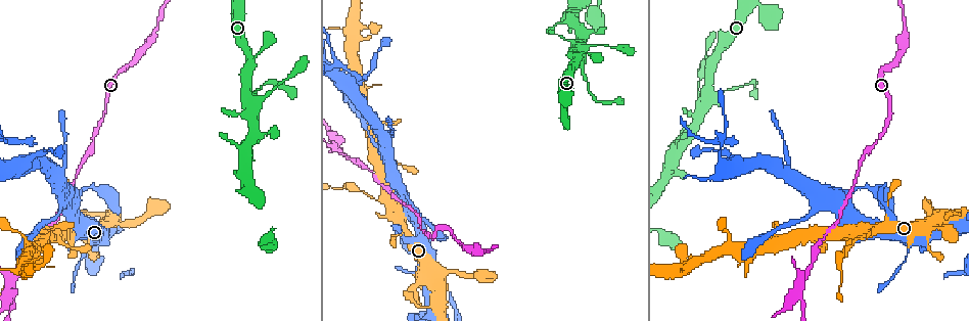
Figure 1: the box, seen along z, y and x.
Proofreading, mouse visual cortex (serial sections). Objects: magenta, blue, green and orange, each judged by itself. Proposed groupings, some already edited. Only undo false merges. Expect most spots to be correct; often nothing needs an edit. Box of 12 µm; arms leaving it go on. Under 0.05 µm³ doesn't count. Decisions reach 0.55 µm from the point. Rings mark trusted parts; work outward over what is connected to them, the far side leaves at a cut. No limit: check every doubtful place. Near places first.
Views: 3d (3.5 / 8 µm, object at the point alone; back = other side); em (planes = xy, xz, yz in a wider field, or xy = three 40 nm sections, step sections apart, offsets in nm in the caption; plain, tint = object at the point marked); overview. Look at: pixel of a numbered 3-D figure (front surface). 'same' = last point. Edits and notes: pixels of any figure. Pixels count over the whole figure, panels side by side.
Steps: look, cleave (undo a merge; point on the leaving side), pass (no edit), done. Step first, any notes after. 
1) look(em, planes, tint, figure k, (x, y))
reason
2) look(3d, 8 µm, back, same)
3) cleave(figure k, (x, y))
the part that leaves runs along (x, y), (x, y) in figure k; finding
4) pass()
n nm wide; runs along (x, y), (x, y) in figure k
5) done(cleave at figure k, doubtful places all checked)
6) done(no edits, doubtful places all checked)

look(3d, 3.5 µm, back, figure 1, (583, 47))
four arms meet

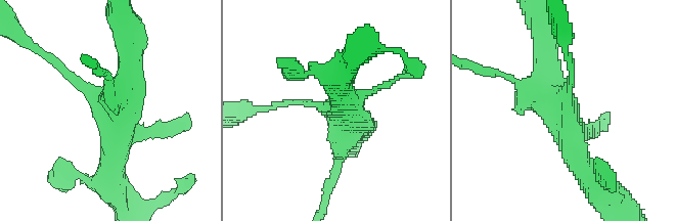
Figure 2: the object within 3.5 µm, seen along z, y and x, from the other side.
look(em, xy, step 2, tint, figure 2, (101, 101))
now the EM

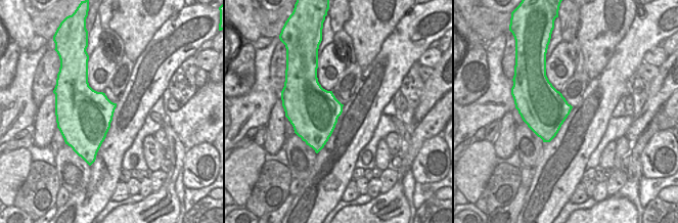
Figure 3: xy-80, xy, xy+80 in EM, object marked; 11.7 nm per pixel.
look(em, xy, step 5, tint, same)
another direction

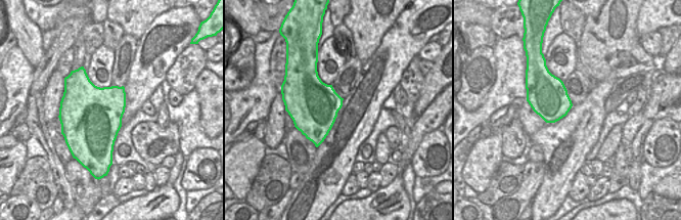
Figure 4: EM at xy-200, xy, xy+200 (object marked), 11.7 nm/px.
pass()
500 nm wide; runs along (544, 37), (551, 99), (583, 166) in figure 2; one cell here

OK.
look(3d, 8 µm, figure 1, (69, 231))

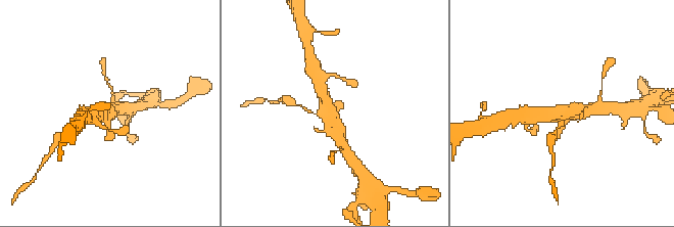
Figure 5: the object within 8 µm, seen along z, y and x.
look(em, planes, tint, figure 5, (332, 119))

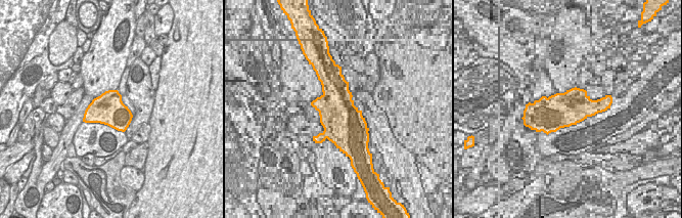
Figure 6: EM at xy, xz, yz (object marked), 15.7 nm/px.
pass()
runs along (342, 142), (322, 91) in figure 5; continuous, no second cell

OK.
look(3d, 8 µm, figure 1, (844, 248))
thick turns thin

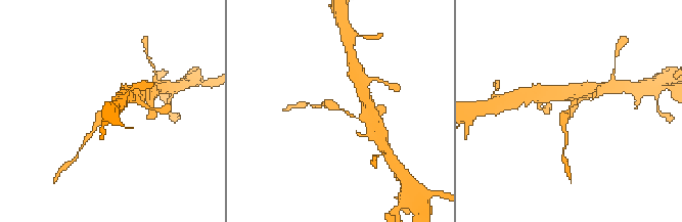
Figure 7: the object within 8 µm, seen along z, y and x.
look(em, xy, step 3, tint, figure 7, (343, 110))

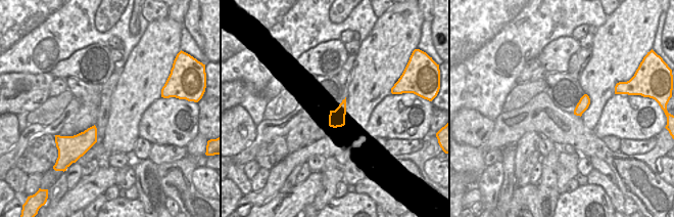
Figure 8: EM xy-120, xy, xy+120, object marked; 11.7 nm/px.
cleave(figure 7, (334, 106))
arms of 200, 300 nm; the part that leaves runs along (348, 114), (330, 103), (322, 104) in figure 7; two cells meet here

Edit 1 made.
look(3d, 8 µm, figure 1, (345, 158))
arms part here

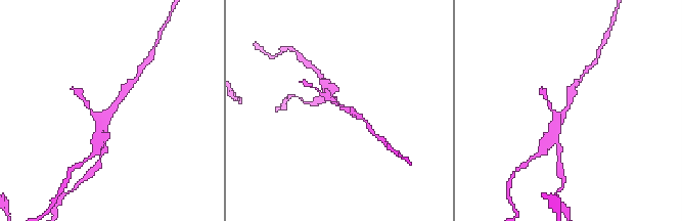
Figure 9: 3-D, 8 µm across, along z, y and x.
look(em, planes, tint, figure 9, (108, 111))
3 arms; arms of 150, 250, 250 nm

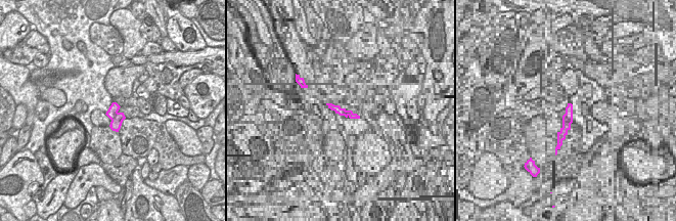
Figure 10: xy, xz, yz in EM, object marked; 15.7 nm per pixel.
cleave(figure 9, (98, 165))
border along (118, 113), (111, 120) in figure 10; two cells meet here

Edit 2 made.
done(cleave at figure 7, cleave at figure 9, doubtful places all checked)

